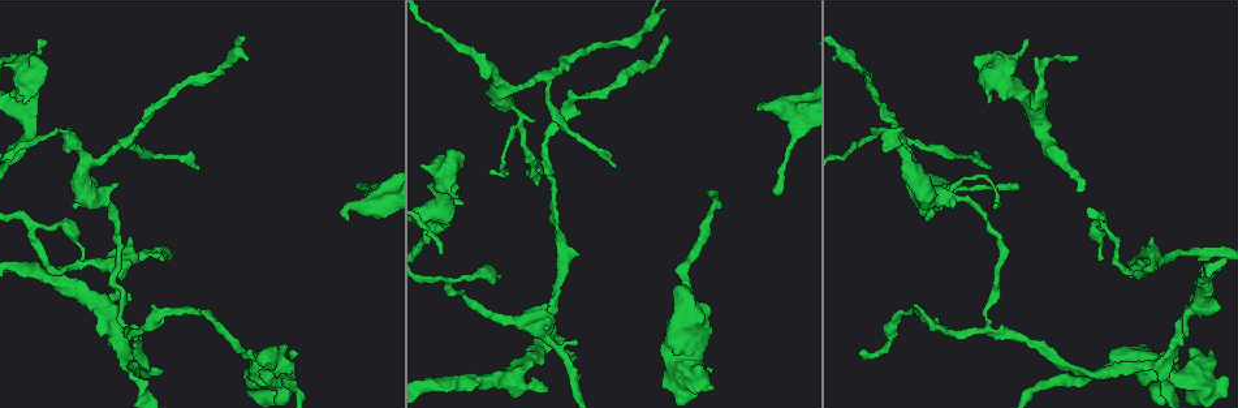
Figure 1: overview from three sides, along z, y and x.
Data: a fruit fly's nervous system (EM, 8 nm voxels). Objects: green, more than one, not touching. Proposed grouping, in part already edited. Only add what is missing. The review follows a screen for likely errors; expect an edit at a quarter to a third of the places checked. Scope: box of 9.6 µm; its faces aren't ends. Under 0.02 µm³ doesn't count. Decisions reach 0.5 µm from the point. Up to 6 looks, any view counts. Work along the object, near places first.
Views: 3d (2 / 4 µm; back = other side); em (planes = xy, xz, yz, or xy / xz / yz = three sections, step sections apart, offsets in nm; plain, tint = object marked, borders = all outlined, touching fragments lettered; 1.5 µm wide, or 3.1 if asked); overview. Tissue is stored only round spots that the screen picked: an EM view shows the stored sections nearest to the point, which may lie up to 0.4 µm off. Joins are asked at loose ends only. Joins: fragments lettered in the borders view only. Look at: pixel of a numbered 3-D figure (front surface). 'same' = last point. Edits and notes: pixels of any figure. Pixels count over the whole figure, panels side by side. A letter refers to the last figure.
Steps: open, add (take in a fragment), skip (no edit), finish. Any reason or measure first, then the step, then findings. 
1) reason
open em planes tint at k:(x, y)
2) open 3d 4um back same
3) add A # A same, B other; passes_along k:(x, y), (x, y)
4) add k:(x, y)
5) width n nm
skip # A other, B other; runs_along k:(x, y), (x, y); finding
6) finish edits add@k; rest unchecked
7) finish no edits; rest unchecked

free end
open 3d 4um at 1:(547, 388)

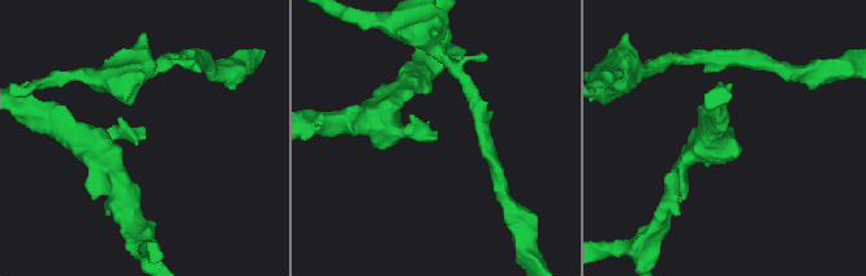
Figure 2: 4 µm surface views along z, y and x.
open em planes plain at 2:(437, 134)

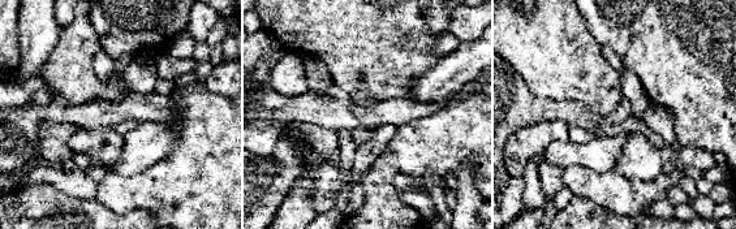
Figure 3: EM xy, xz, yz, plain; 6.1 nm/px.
open em planes borders same

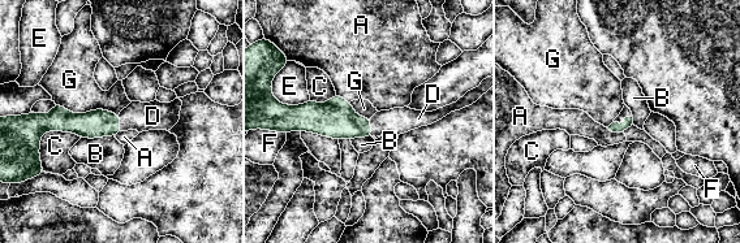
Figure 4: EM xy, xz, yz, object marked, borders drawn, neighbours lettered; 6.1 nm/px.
add 4:(626, 112) # A other, B other, C other, D same, E other, F other, G other; passes_along 4:(615, 126), (624, 121), (626, 112); the neuron continues

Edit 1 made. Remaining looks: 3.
see it whole again
open overview

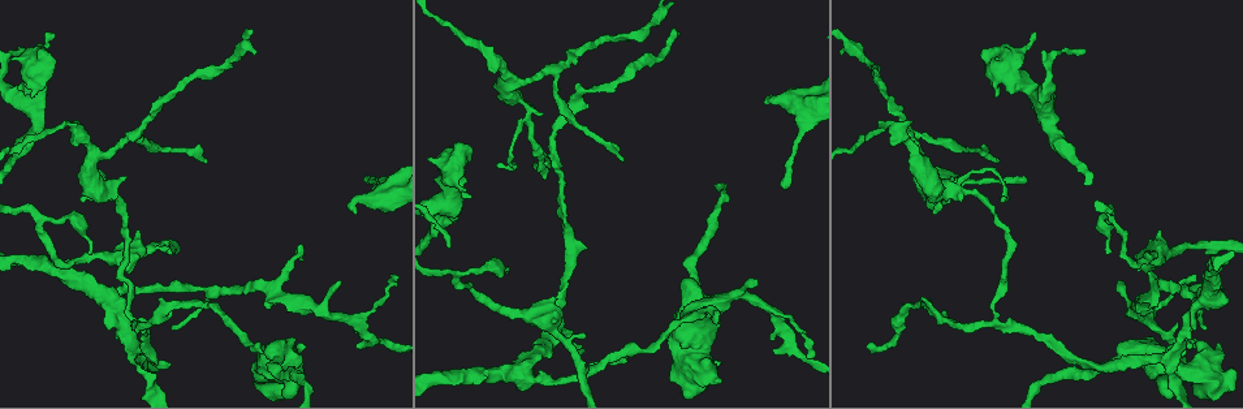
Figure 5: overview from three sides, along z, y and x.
tapers out
open 3d 2um at 5:(1035, 35)

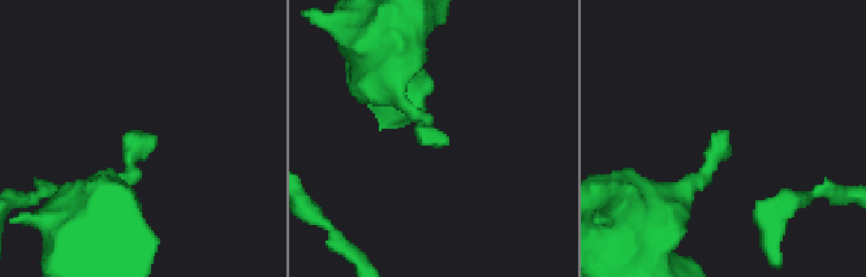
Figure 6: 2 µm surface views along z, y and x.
open em planes borders at 6:(447, 142)

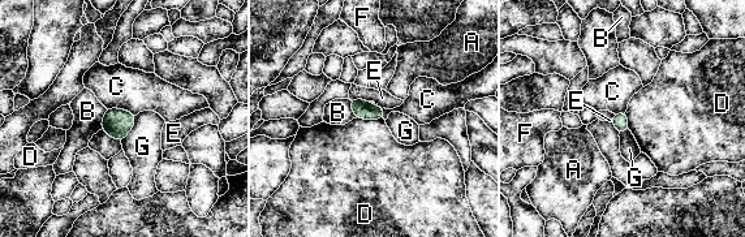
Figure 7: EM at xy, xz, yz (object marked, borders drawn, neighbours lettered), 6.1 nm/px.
skip # A other, B other, C other, D other, E other, F other, G other; border 7:(137, 115), (133, 128), (121, 142); no lettered fragment goes on from it

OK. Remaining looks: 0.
finish edits add@4; rest unchecked

